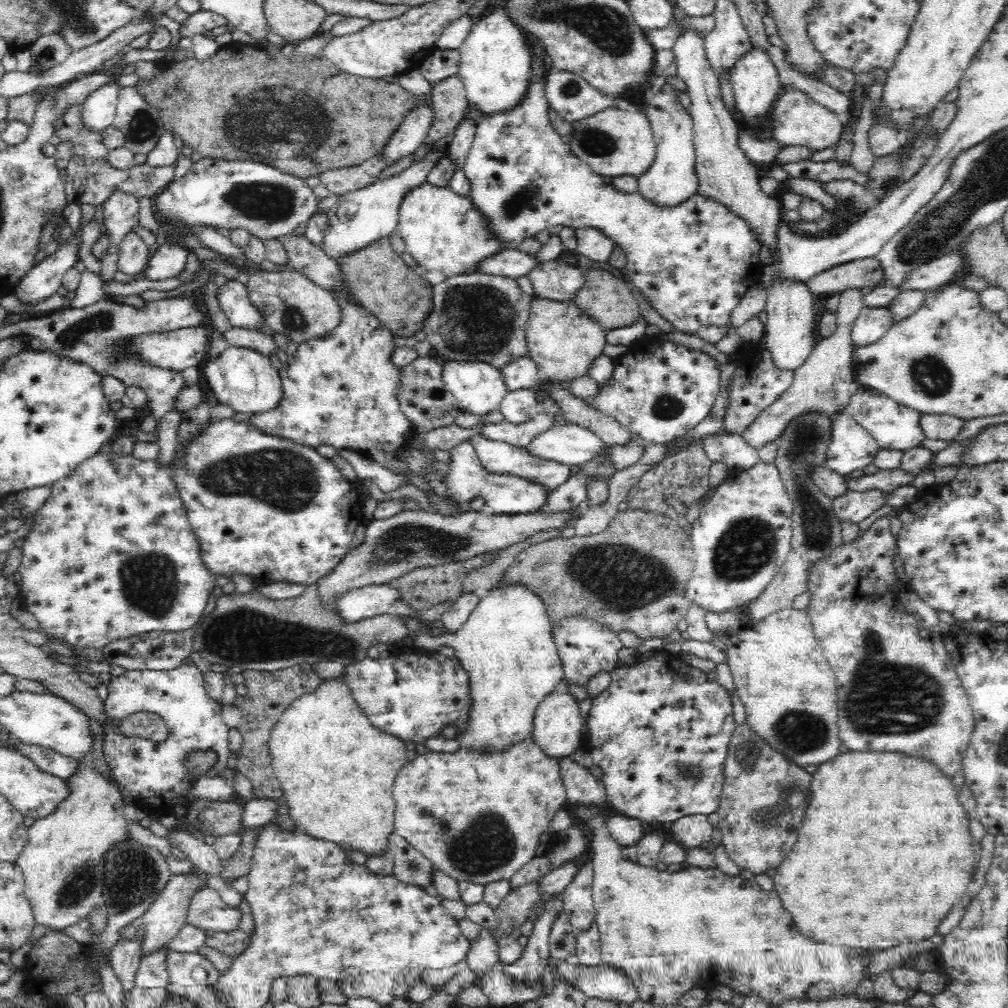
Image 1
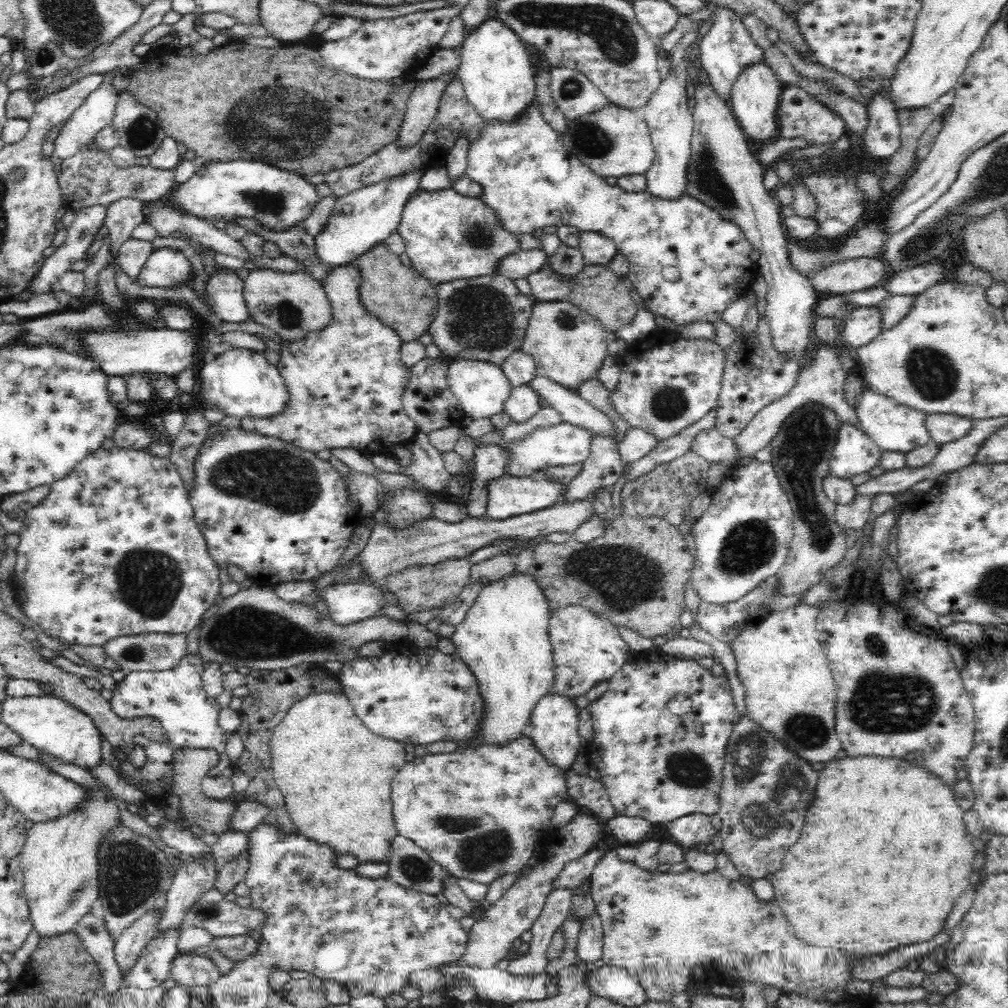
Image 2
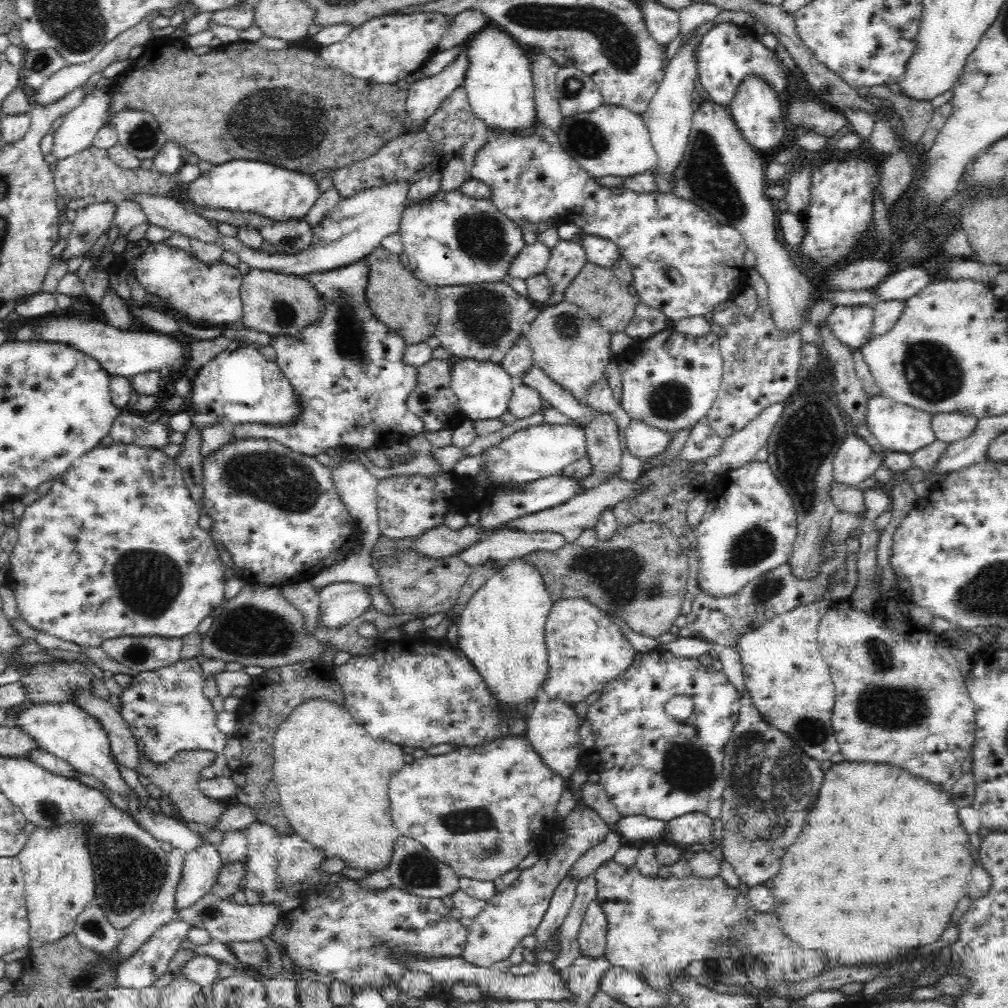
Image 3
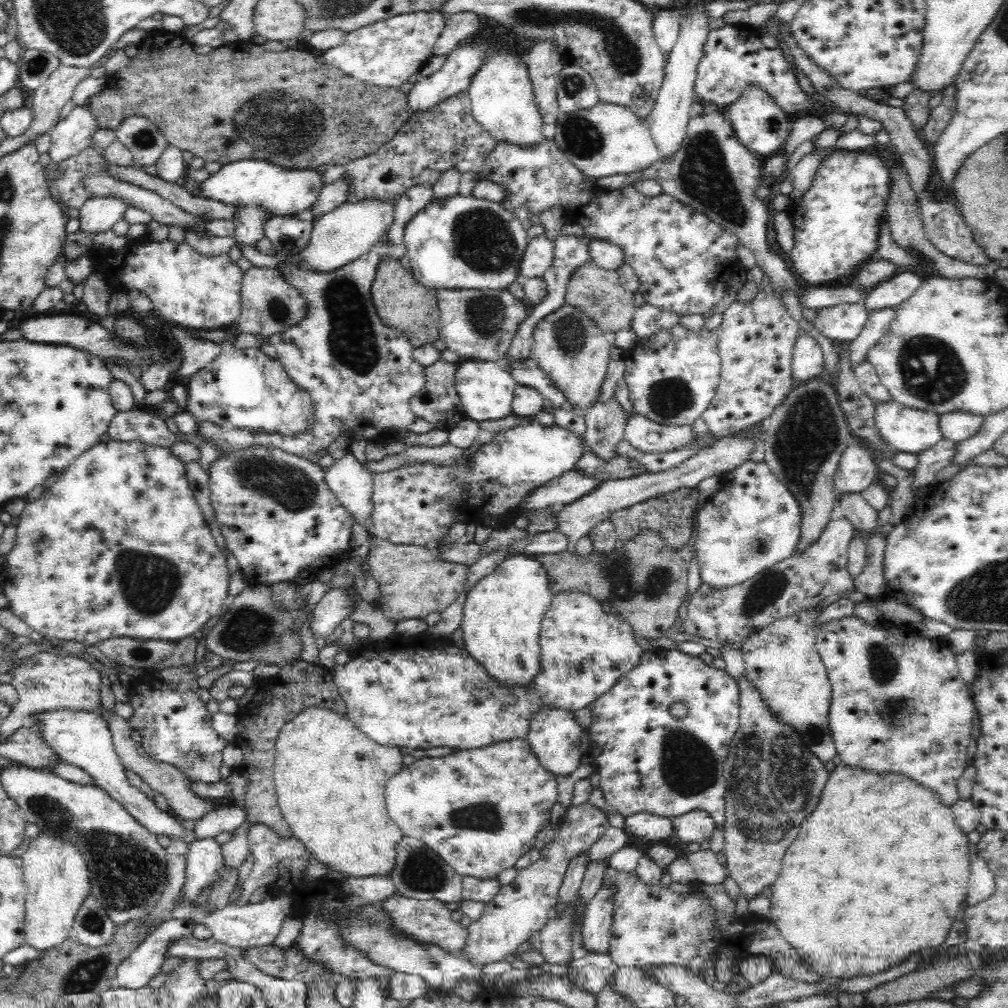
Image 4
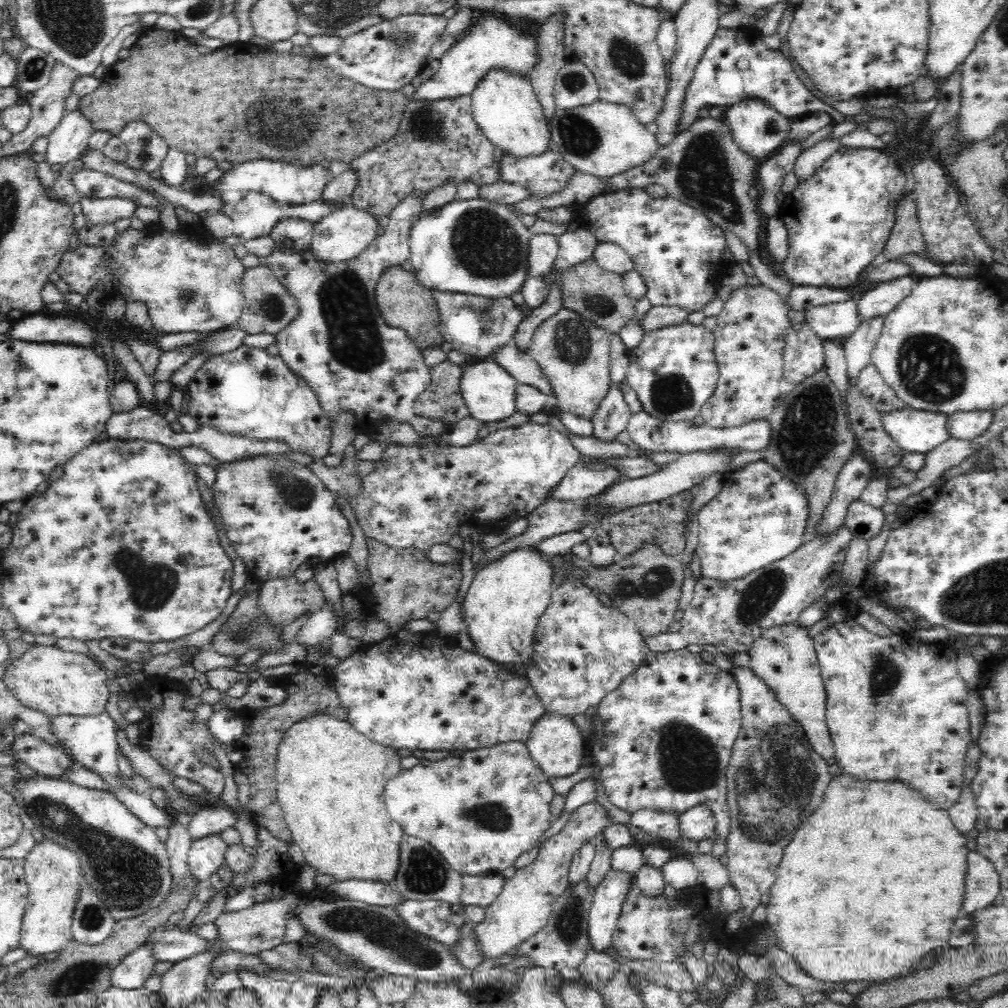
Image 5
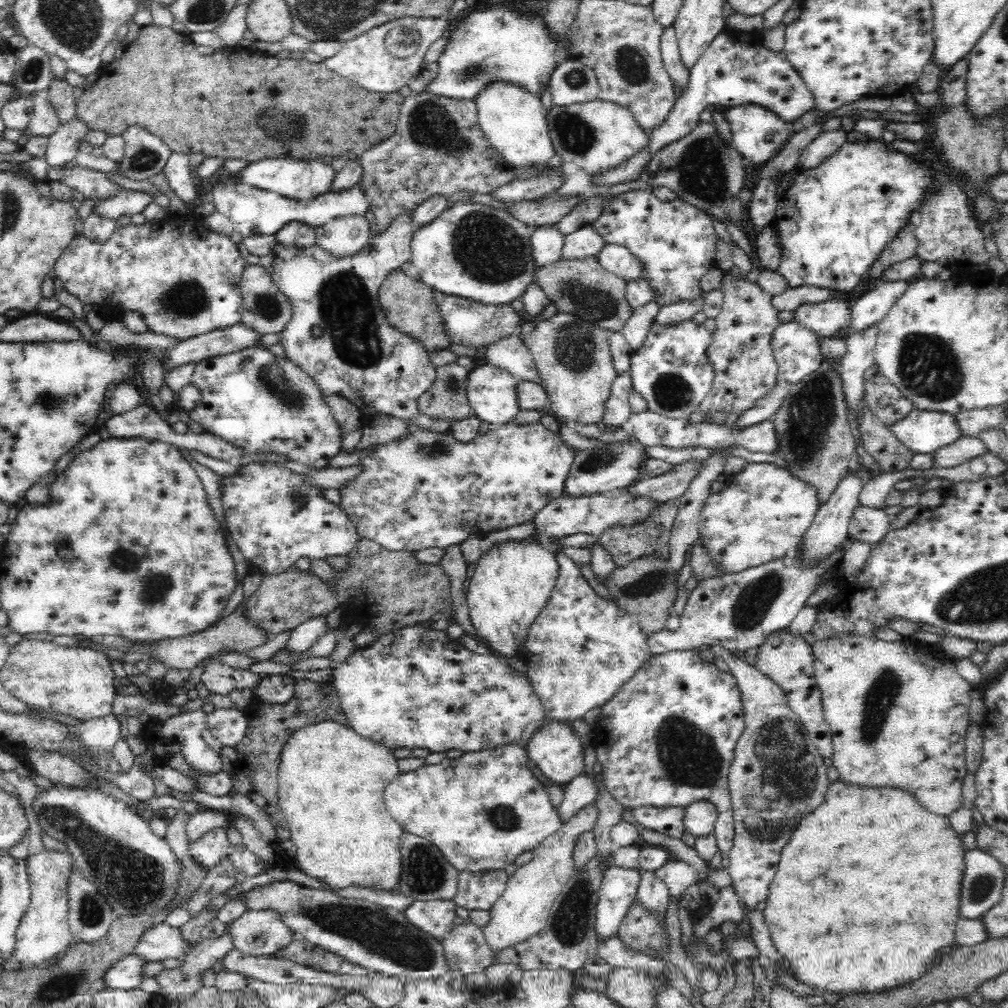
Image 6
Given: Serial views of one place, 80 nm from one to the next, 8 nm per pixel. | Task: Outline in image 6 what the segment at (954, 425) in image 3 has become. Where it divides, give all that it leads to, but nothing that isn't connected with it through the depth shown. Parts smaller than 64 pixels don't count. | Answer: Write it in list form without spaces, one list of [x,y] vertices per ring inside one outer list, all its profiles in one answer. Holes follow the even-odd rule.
[[[982,408],[954,414],[954,421],[961,433],[961,438],[978,438],[988,430],[1001,428],[1006,422],[1005,408]]]

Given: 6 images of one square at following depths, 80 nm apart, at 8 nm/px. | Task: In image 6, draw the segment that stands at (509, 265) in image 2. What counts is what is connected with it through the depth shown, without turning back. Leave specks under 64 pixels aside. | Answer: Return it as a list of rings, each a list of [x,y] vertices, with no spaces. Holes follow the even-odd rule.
[[[556,229],[532,230],[530,237],[532,259],[536,270],[558,262],[562,254],[562,244],[564,235]]]

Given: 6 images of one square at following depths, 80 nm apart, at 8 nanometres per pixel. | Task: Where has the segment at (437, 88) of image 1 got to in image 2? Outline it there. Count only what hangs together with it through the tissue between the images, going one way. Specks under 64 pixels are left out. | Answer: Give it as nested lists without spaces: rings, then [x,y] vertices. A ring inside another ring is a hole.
[[[452,78],[446,84],[446,88],[444,88],[444,92],[438,100],[437,114],[431,122],[430,128],[418,144],[407,149],[398,149],[396,143],[388,143],[382,150],[372,153],[368,158],[359,162],[360,164],[326,173],[323,180],[326,181],[332,194],[337,198],[349,192],[354,192],[363,186],[376,184],[376,182],[386,178],[399,176],[409,171],[424,169],[424,172],[426,172],[430,168],[439,168],[442,166],[442,162],[454,140],[462,134],[462,130],[468,140],[474,141],[482,126],[484,126],[484,121],[482,121],[478,111],[468,102],[463,84],[457,78]]]

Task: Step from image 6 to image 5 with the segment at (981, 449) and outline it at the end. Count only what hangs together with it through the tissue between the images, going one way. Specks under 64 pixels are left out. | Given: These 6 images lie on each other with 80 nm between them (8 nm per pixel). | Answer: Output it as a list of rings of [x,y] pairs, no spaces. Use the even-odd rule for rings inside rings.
[[[950,438],[942,442],[936,448],[932,448],[930,452],[923,454],[924,466],[921,466],[920,470],[916,470],[915,480],[910,484],[889,489],[887,501],[896,505],[901,501],[906,501],[910,496],[919,494],[921,490],[934,484],[936,479],[942,476],[944,470],[960,464],[972,453],[970,441],[965,442]]]

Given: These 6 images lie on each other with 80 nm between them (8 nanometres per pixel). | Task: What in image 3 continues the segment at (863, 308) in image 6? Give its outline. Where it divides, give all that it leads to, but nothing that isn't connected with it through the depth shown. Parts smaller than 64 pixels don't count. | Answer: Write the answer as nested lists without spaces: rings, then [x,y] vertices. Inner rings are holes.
[[[918,266],[895,268],[889,277],[874,288],[879,300],[907,300],[934,280],[928,270]]]

